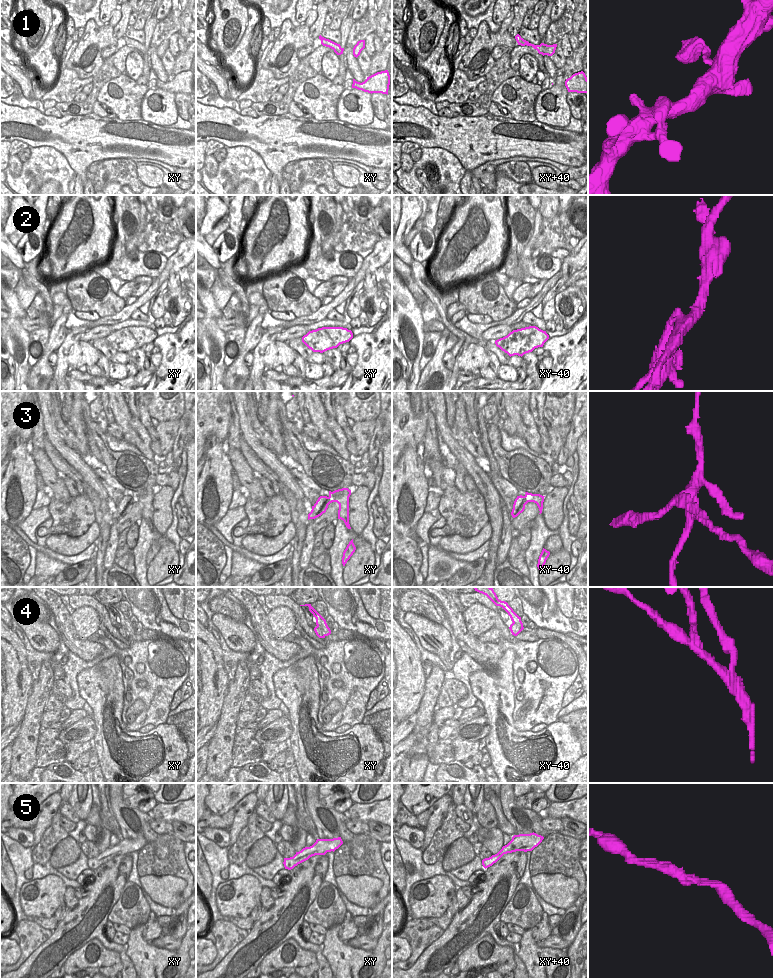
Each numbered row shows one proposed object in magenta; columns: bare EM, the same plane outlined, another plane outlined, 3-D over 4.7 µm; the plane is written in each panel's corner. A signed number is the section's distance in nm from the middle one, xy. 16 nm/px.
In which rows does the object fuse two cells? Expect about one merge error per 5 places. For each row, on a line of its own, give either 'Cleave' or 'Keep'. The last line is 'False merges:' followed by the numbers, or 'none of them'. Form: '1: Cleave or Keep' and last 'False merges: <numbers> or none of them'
1: Keep
2: Cleave
3: Cleave
4: Cleave
5: Keep
False merges: 2, 3, 4

